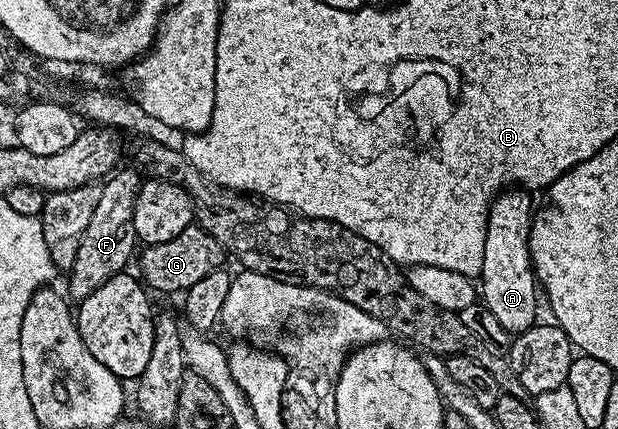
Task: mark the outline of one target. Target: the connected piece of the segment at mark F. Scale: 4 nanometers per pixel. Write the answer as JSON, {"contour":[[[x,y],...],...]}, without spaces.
{"contour":[[[121,167],[109,175],[101,185],[99,203],[88,220],[84,236],[81,237],[79,251],[73,268],[68,272],[69,297],[76,302],[91,295],[96,288],[106,283],[112,276],[123,273],[129,262],[134,246],[137,247],[137,234],[132,222],[134,200],[142,183],[141,173],[137,169]]]}

